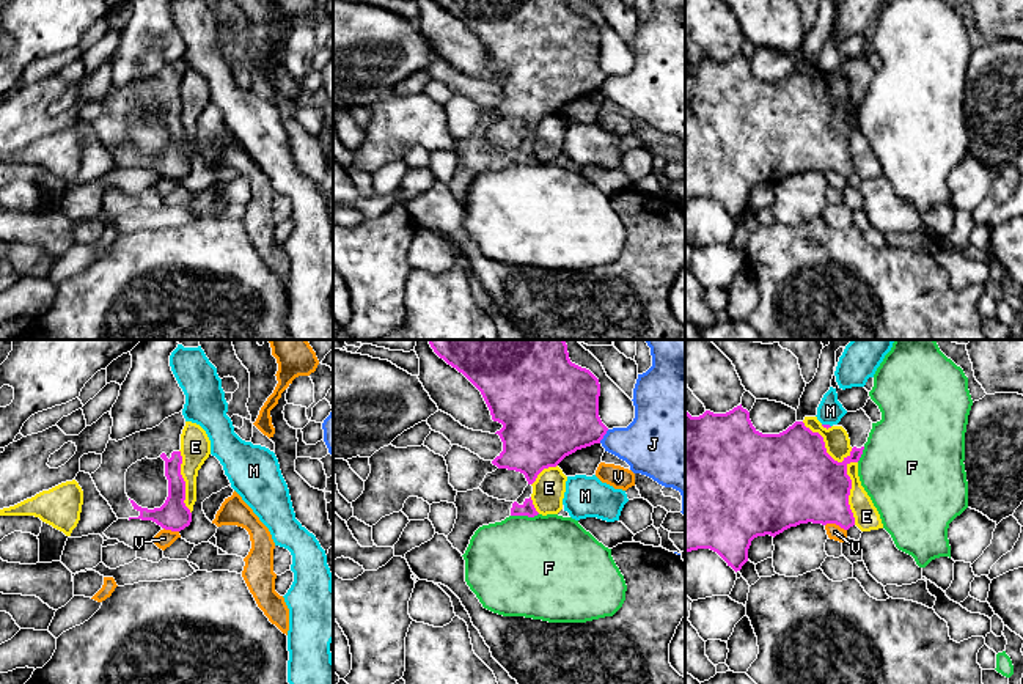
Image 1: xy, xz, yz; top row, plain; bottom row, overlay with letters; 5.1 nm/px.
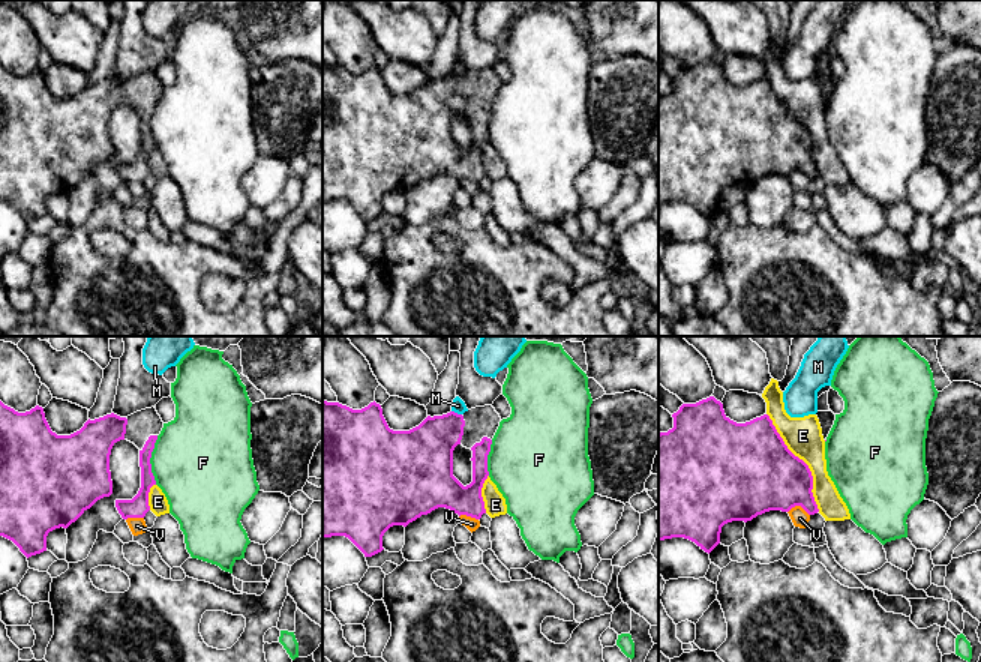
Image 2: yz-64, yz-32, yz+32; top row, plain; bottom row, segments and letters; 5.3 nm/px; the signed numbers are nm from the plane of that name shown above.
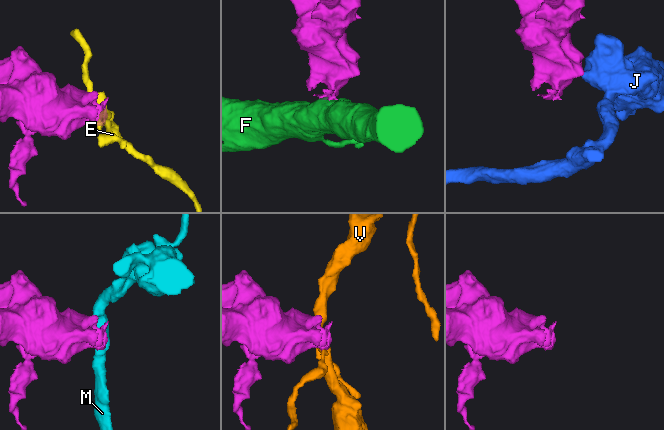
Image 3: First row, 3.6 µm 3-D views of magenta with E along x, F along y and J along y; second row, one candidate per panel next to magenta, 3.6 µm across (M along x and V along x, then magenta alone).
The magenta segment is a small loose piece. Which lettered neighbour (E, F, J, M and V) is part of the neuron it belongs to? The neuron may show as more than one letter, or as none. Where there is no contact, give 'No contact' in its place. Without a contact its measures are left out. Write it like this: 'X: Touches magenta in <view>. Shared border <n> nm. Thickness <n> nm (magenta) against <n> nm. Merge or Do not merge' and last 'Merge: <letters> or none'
E: Touches magenta in yz. Shared border 320 nm. Thickness 400 nm (magenta) against 130 nm. Do not merge
F: Touches magenta in xz. Shared border 140 nm. Thickness 70 nm (magenta) against 480 nm. Do not merge
J: Touches magenta in xz. Shared border 90 nm. Thickness 400 nm (magenta) against 300 nm. Do not merge
M: Touches magenta in yz. Shared border 50 nm. Thickness 20 nm (magenta) against 140 nm. Do not merge
V: Touches magenta in yz. Shared border 120 nm. Thickness 380 nm (magenta) against 80 nm. Do not merge
Merge: none

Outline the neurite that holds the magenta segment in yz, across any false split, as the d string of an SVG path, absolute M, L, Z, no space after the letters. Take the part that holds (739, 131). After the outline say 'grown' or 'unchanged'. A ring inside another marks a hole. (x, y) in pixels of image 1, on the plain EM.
M742 52L726 61L706 58L699 64L685 58L685 200L710 197L737 220L748 209L748 197L757 184L775 186L808 170L853 175L847 113L860 108L872 69L860 57L847 60L833 74L842 74L850 86L852 99L842 110L827 101L823 85L803 69L779 82L762 82Z | grown

